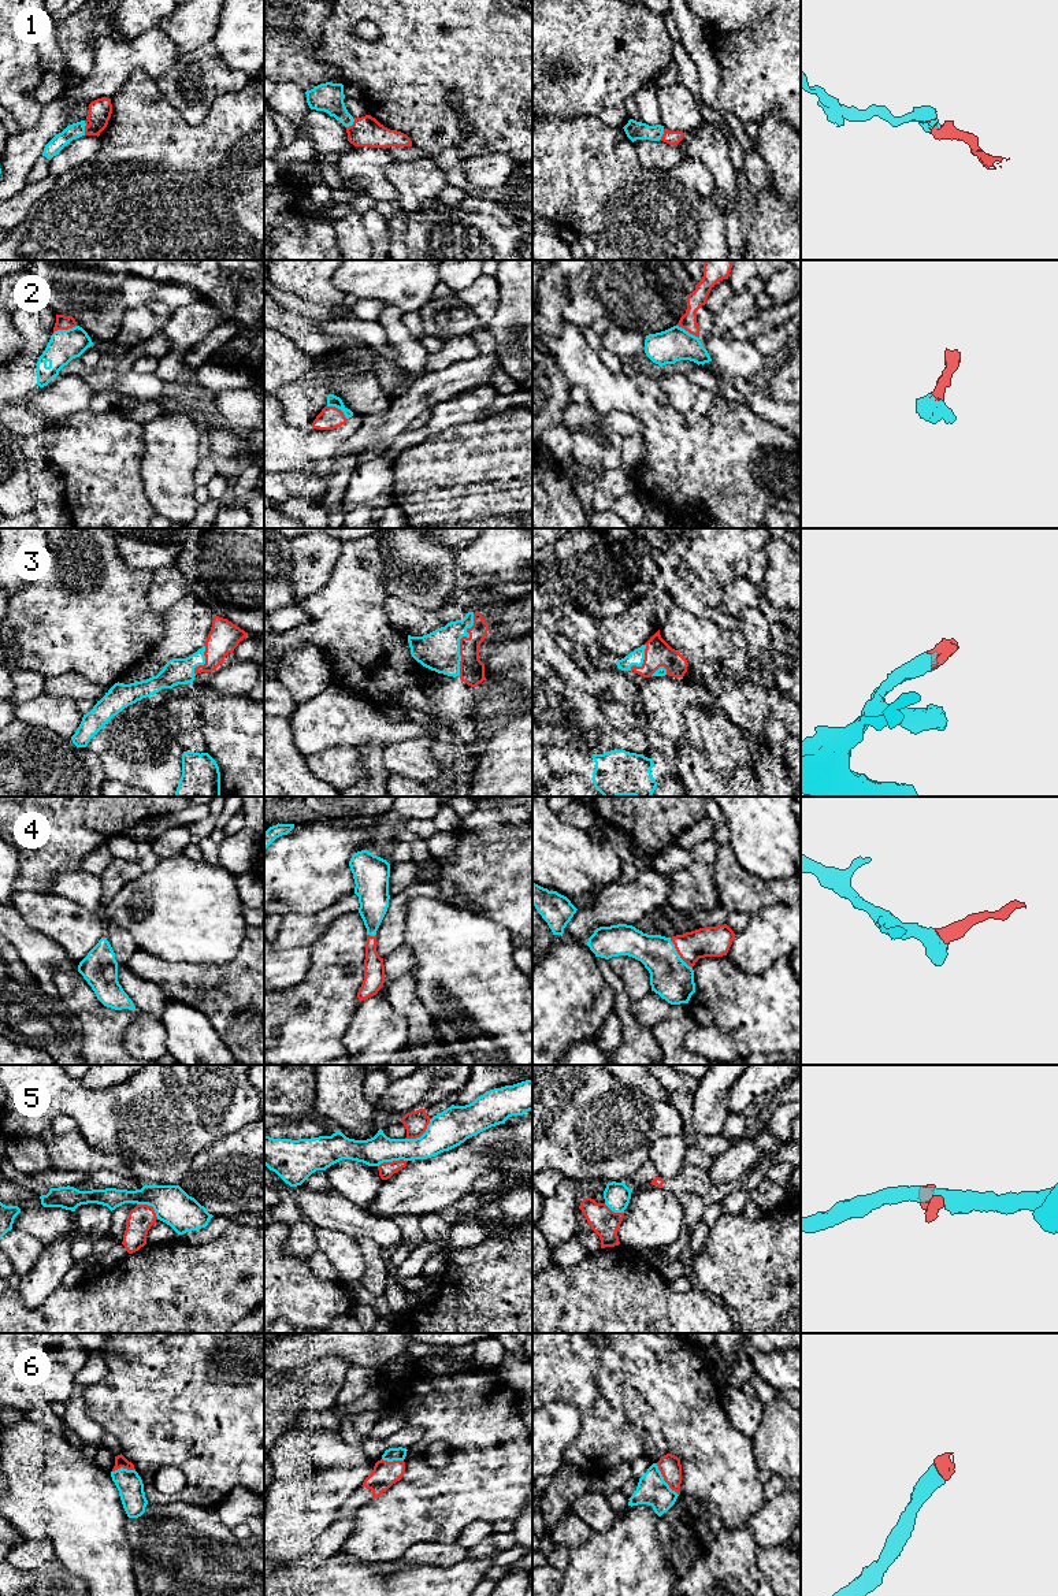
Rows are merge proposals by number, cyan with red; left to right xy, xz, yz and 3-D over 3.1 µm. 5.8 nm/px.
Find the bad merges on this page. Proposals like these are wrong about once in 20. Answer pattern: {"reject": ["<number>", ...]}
{"reject": ["5"]}

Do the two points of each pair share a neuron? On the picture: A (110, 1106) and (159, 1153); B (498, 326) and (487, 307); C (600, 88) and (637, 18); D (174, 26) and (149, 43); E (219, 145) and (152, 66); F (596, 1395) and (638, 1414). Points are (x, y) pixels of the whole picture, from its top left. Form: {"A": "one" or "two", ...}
{"A": "one", "B": "two", "C": "one", "D": "two", "E": "two", "F": "one"}

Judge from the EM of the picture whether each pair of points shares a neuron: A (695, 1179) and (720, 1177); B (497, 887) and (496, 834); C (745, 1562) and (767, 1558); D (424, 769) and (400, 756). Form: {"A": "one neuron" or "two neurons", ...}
{"A": "two neurons", "B": "one neuron", "C": "two neurons", "D": "one neuron"}

